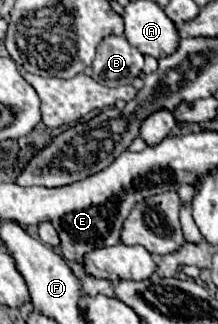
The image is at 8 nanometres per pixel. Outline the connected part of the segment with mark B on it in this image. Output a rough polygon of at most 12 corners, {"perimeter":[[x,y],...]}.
{"perimeter":[[124,36],[96,48],[92,78],[108,88],[132,84],[144,56]]}

